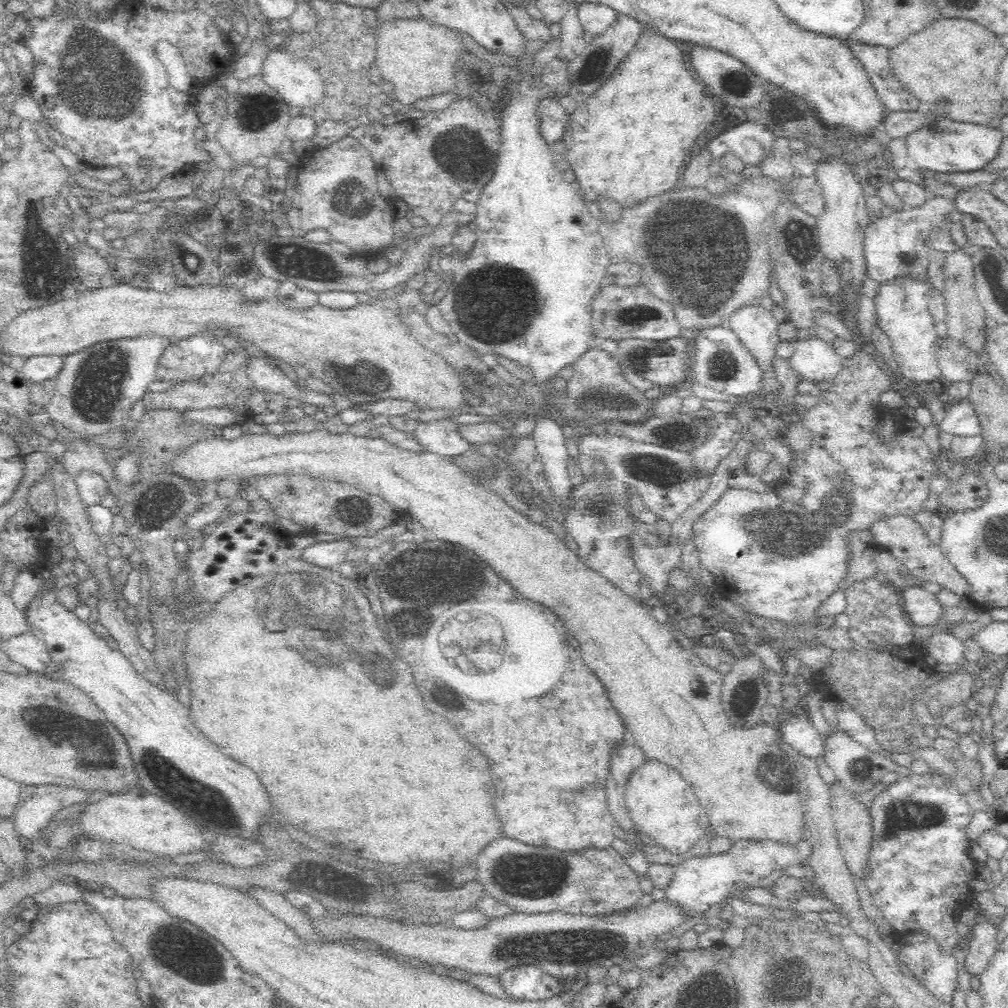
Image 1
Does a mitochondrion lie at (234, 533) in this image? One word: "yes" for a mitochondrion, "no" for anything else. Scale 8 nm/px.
no

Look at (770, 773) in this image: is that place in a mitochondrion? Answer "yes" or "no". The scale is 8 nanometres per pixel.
yes

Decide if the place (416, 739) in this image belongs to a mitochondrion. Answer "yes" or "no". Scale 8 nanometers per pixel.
no

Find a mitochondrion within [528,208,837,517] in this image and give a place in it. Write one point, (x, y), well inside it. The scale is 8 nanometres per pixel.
(599, 399)

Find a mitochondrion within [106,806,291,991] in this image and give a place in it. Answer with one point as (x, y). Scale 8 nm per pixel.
(176, 947)

